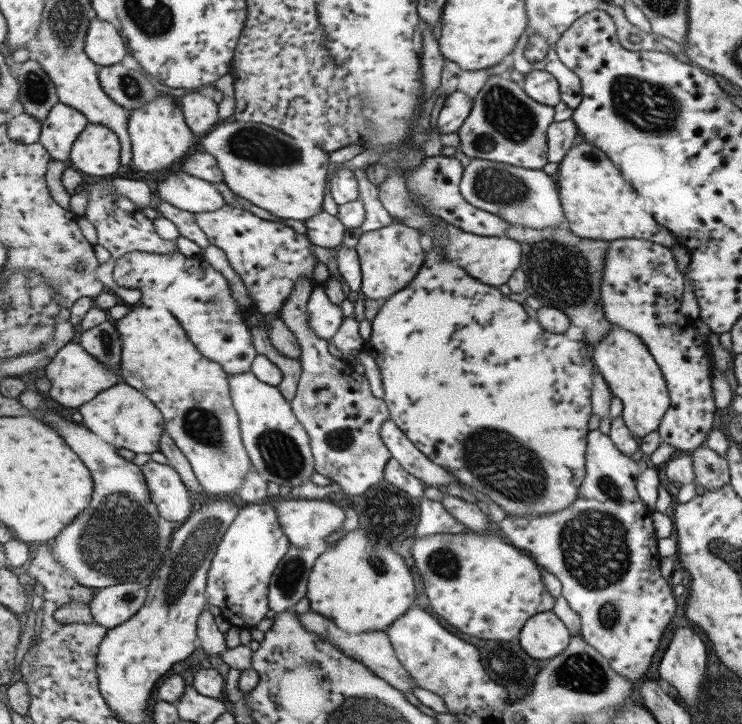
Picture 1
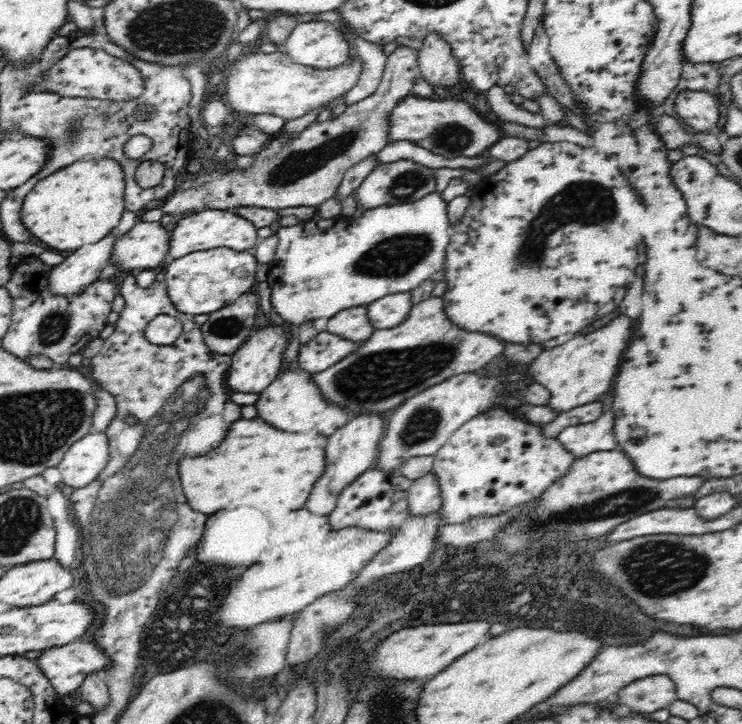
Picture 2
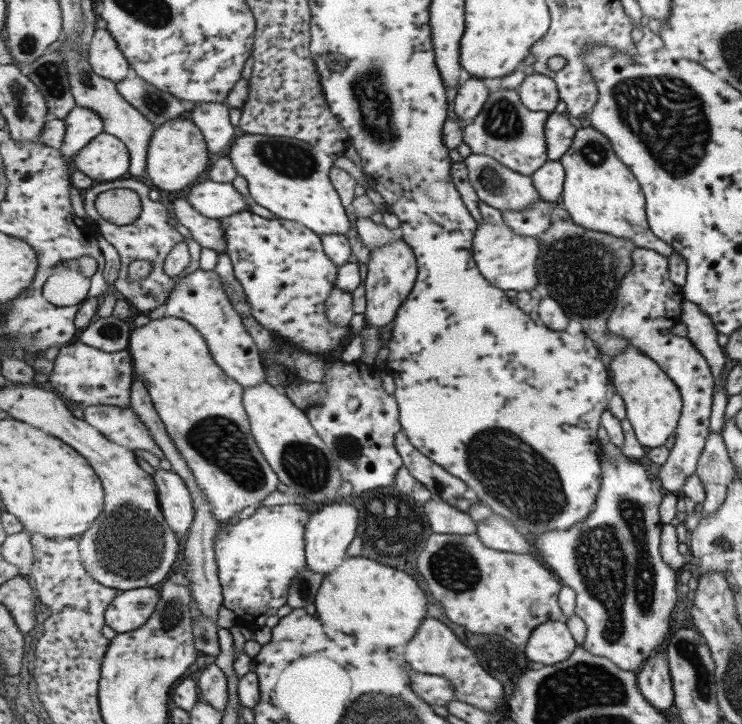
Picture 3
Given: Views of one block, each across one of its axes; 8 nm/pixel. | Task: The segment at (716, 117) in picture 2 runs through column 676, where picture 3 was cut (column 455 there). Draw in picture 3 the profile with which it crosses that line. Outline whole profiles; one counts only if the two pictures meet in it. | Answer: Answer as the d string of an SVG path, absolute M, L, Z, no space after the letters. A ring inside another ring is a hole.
M473 78L465 81L465 84L458 89L454 100L454 112L458 119L467 125L473 123L482 112L489 96L491 96L489 88L481 79Z

